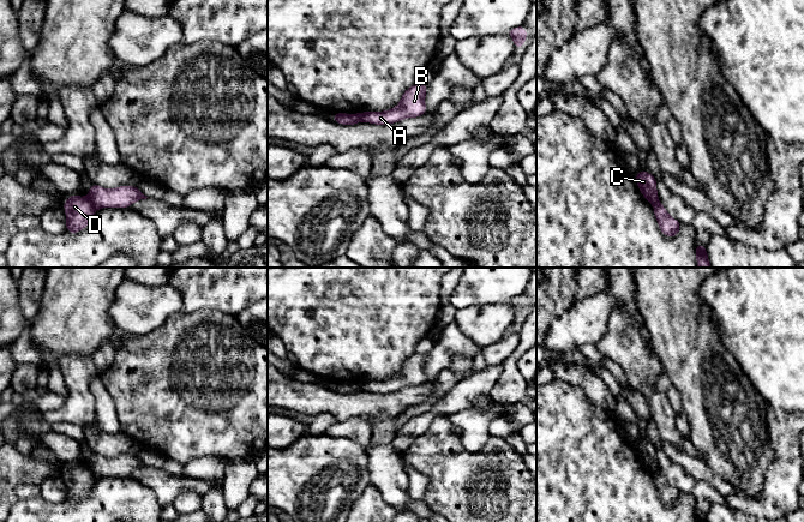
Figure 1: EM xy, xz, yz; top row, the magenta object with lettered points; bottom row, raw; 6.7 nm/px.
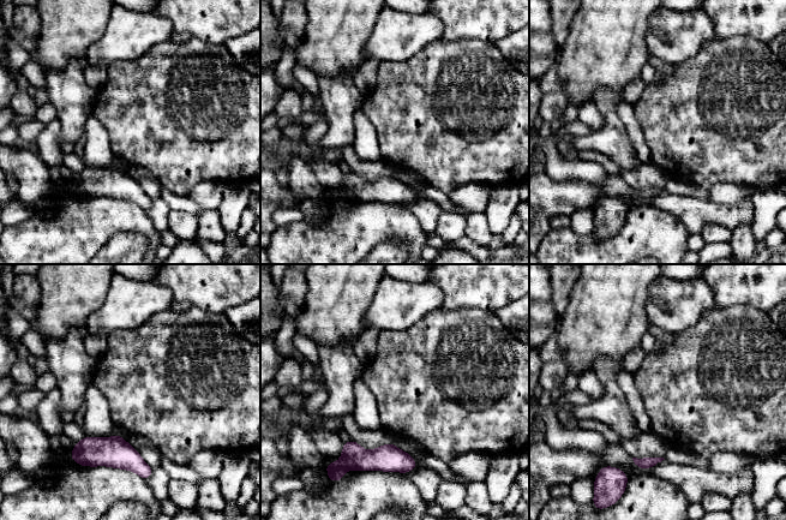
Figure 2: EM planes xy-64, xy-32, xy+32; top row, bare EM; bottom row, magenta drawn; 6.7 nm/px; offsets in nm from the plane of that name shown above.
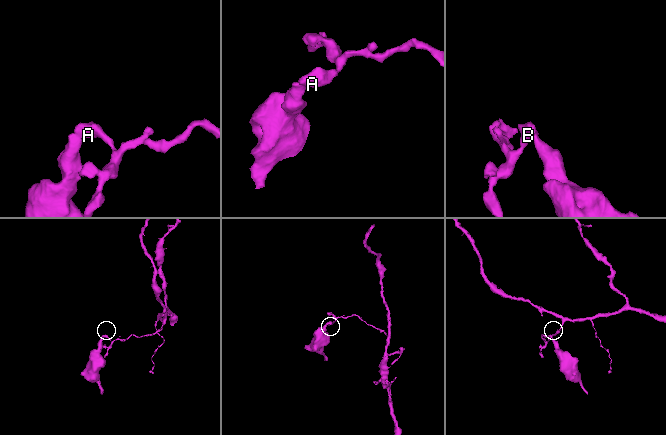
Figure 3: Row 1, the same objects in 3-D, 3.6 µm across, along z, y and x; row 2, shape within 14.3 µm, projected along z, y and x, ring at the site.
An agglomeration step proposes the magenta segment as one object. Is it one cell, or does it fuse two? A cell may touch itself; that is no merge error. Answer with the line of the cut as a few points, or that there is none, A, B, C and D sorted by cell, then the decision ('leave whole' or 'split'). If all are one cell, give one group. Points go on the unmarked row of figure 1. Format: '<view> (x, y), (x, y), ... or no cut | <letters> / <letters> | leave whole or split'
xy (85, 467), (96, 476) | A B C / D | split

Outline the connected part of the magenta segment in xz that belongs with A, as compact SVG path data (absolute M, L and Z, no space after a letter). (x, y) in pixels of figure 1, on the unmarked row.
M414 353L403 361L400 373L395 377L385 380L364 380L356 384L361 390L377 394L389 394L402 388L420 385L427 382L425 374L426 360L427 353Z

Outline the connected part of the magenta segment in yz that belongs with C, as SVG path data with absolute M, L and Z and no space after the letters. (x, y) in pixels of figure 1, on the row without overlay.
M638 440L635 448L643 466L652 473L656 472L659 468L655 446L648 440Z

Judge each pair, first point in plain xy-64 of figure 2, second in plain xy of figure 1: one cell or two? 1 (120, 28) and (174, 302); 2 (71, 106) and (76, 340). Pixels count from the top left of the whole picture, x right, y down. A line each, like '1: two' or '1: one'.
1: one
2: two

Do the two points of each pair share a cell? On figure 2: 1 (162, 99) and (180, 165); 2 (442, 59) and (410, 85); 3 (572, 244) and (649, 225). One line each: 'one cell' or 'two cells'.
1: one cell
2: one cell
3: one cell

